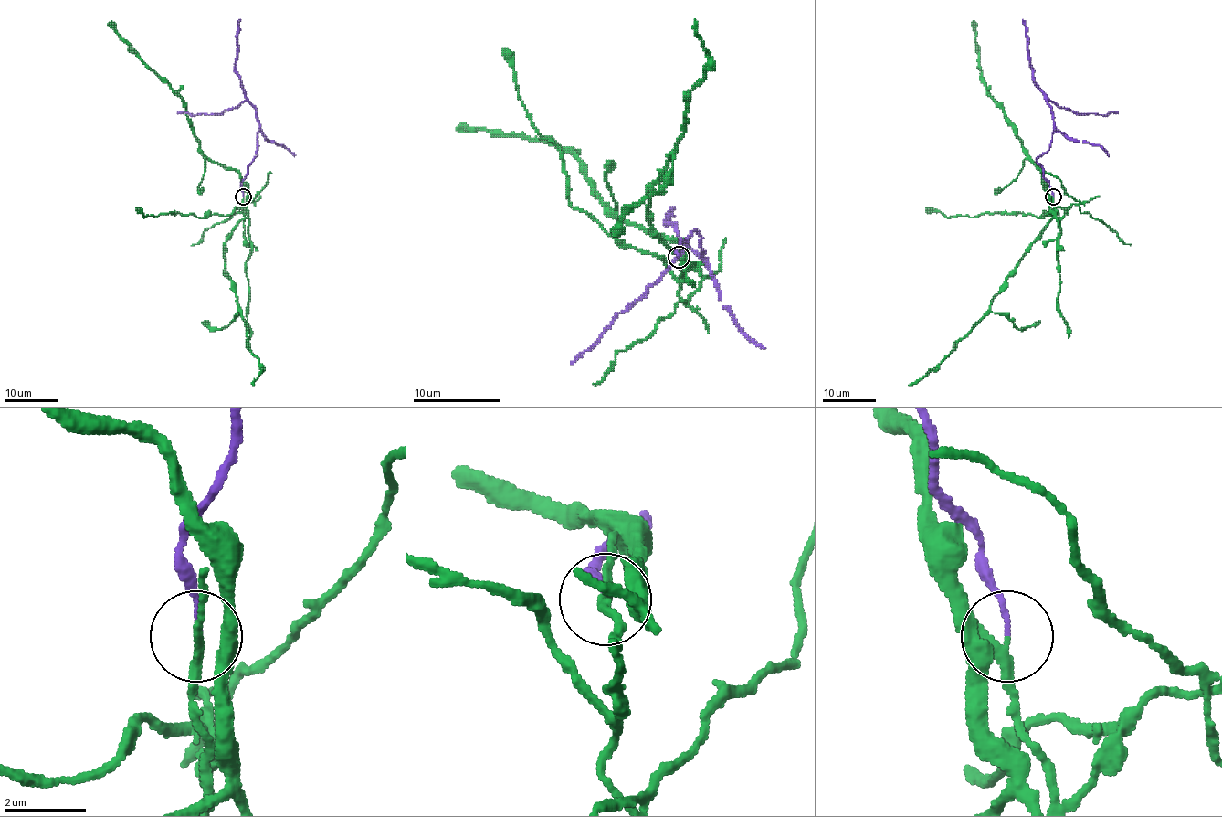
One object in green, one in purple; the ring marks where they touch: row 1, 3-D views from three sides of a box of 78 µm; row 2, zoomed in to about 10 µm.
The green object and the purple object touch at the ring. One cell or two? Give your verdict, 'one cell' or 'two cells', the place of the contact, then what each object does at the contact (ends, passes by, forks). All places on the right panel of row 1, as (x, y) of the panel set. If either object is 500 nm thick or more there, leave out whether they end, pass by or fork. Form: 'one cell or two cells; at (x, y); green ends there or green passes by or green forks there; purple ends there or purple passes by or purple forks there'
two cells; at (1053, 196); green passes by; purple ends there

